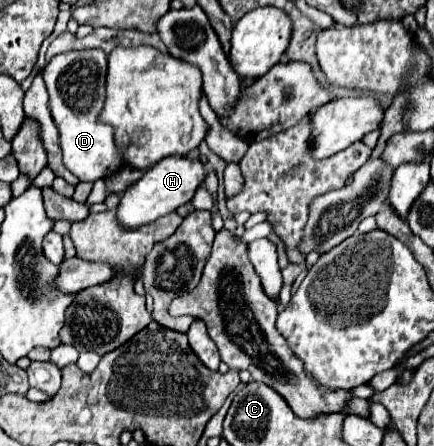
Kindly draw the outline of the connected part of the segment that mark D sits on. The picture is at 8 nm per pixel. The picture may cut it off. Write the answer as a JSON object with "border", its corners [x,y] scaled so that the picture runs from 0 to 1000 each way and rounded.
{"border":[[[235,110],[157,114],[120,128],[97,164],[115,213],[115,253],[138,298],[147,370],[184,406],[249,401],[286,370],[258,303],[263,289],[226,267],[244,226],[244,141]]]}

